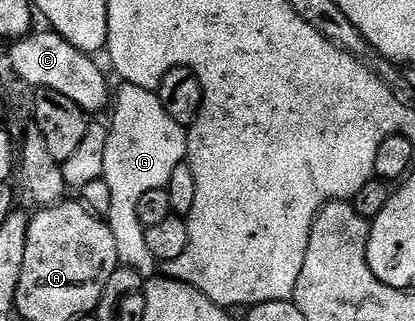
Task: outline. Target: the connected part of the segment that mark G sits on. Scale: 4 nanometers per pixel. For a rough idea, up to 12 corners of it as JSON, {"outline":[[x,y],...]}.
{"outline":[[118,87],[102,180],[120,264],[156,276],[137,205],[166,188],[184,126],[154,90]]}

